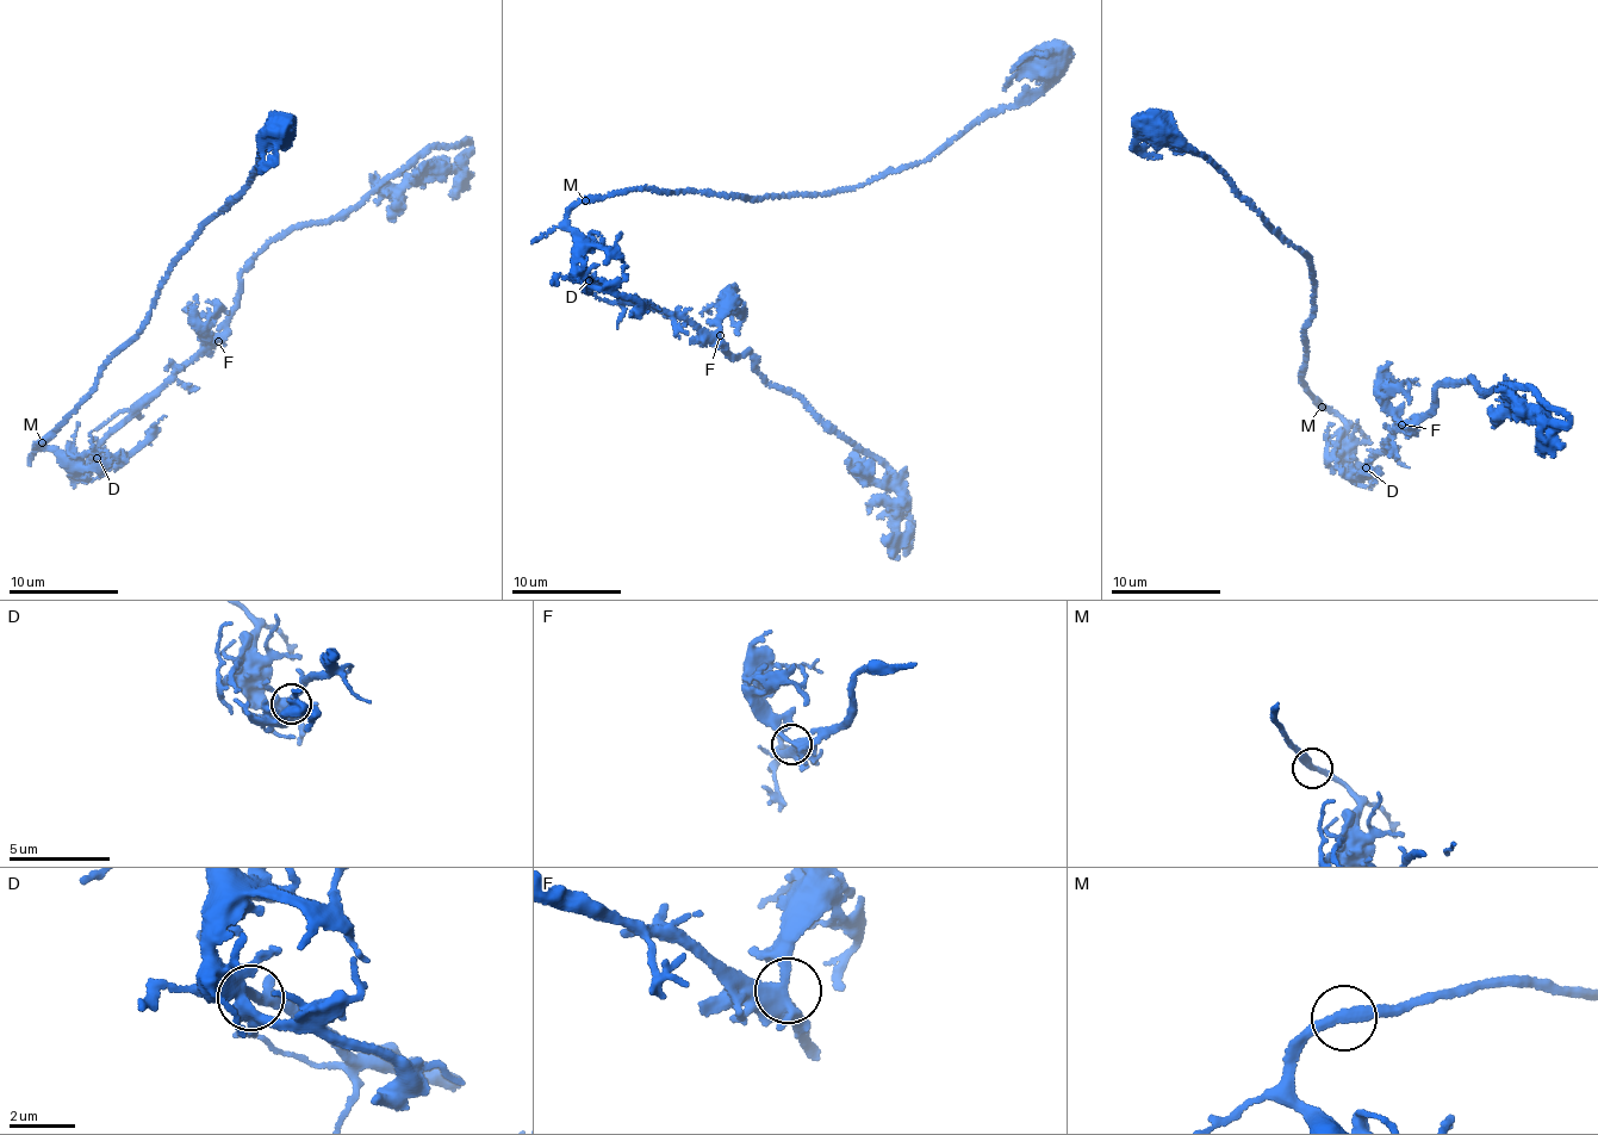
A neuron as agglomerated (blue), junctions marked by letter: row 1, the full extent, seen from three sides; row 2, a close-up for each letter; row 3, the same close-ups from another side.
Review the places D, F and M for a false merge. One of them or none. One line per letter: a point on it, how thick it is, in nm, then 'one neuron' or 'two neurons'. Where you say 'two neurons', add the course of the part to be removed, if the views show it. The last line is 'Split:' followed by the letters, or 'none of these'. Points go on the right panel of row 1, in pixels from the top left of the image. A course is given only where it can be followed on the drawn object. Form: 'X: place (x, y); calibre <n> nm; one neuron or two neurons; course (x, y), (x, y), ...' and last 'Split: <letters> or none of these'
D: place (1366, 467); calibre 360 nm; one neuron
F: place (1401, 425); calibre 360 nm; one neuron
M: place (1322, 407); calibre 320 nm; one neuron
Split: none of these

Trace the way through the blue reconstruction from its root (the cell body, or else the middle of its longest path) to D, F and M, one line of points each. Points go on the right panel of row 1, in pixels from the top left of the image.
D: (1163, 131), (1226, 177), (1235, 196), (1306, 259), (1314, 287), (1300, 379), (1341, 417), (1353, 467), (1366, 467)
F: (1163, 131), (1306, 259), (1314, 287), (1300, 379), (1344, 422), (1353, 467), (1401, 425)
M: (1163, 131), (1167, 141), (1202, 156), (1226, 177), (1235, 196), (1306, 259), (1314, 287), (1300, 379), (1322, 405)

